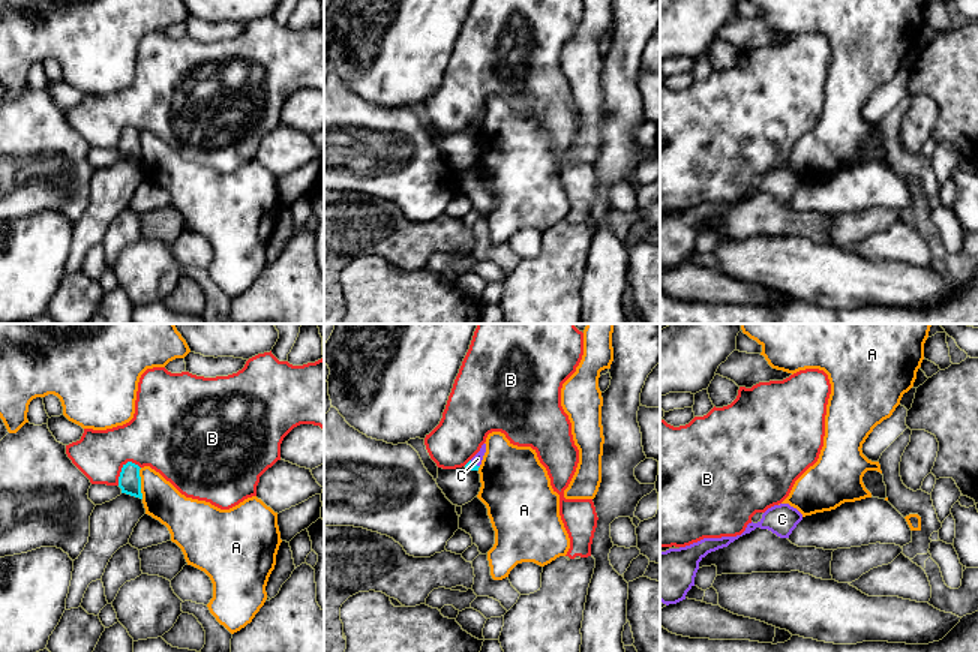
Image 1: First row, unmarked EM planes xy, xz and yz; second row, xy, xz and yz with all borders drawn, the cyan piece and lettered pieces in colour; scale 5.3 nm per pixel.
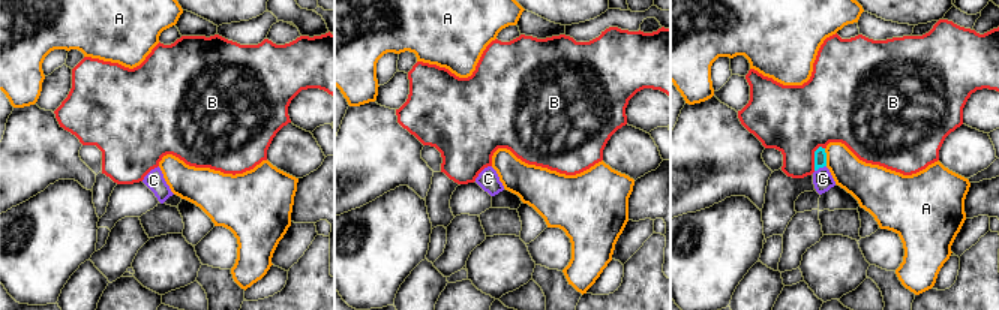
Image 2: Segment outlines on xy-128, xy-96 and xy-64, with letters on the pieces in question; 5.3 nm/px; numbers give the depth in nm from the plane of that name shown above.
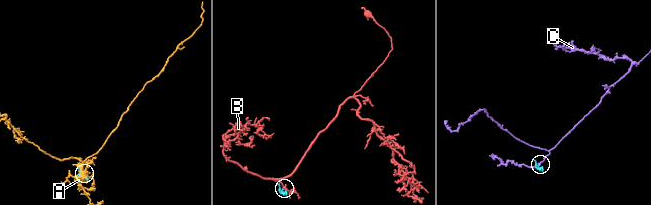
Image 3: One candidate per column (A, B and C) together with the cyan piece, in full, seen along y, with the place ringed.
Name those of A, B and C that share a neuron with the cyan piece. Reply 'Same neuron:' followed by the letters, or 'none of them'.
Same neuron: none of them

